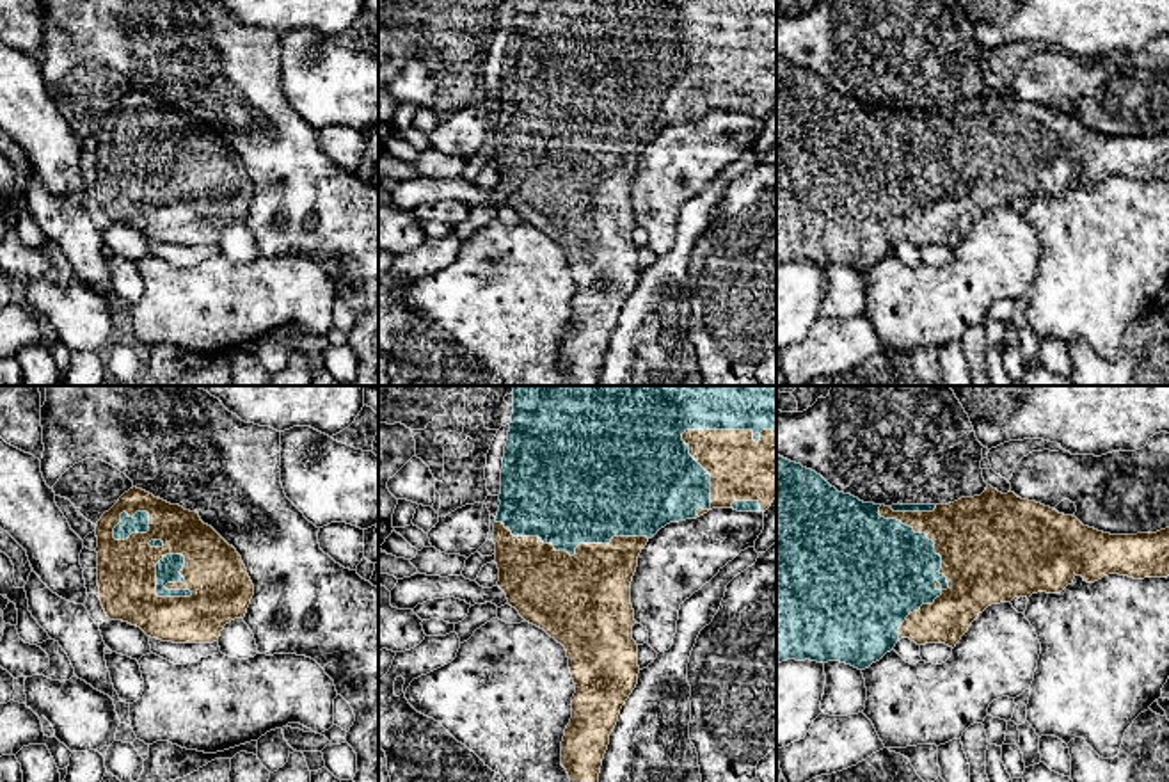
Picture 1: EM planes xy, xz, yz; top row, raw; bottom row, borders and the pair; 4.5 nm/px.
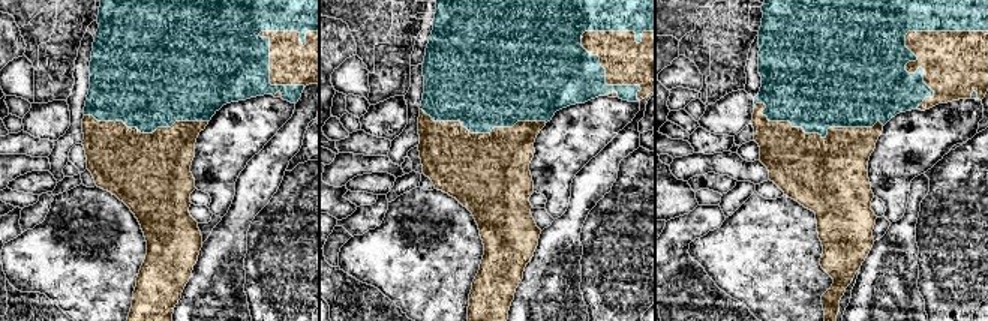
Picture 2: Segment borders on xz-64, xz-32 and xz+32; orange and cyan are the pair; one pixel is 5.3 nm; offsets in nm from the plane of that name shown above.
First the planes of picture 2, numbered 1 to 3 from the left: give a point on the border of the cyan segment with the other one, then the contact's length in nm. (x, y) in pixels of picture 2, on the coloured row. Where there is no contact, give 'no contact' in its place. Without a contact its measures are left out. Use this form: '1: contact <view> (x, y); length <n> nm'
1: contact xz-64 (267, 32); length 400 nm
2: contact xz-32 (606, 77); length 480 nm
3: contact xz+32 (906, 44); length 550 nm

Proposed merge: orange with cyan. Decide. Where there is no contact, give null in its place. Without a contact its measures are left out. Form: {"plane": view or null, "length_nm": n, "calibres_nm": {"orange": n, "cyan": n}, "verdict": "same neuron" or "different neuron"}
{"plane": "yz", "length_nm": 600, "calibres_nm": {"orange": 480, "cyan": 440}, "verdict": "same neuron"}

